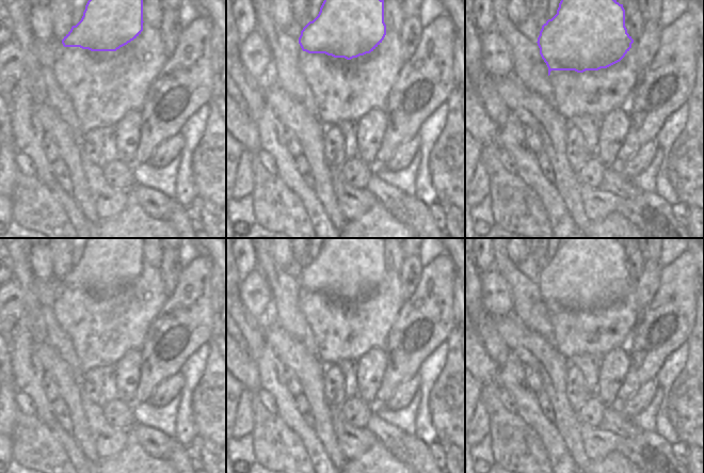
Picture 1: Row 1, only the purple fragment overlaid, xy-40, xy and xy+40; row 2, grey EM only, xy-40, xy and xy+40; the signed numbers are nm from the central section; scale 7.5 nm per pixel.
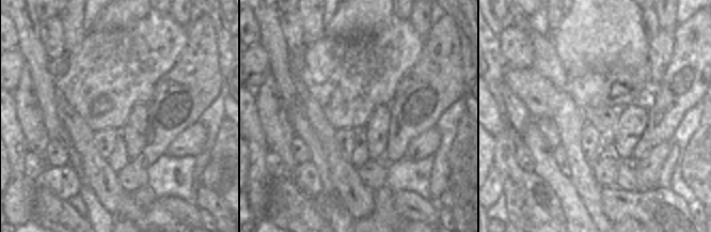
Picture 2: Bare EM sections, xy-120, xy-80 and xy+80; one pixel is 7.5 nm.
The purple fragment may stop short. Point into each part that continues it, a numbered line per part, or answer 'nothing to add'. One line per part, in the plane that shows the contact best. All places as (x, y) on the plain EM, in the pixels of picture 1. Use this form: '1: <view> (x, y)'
nothing to add

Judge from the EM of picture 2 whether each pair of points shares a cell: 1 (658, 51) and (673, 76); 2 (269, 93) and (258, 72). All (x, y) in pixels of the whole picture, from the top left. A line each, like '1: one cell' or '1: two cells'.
1: two cells
2: two cells

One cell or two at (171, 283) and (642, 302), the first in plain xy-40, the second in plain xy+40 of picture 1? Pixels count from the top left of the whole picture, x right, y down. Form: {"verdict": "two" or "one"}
{"verdict": "one"}

